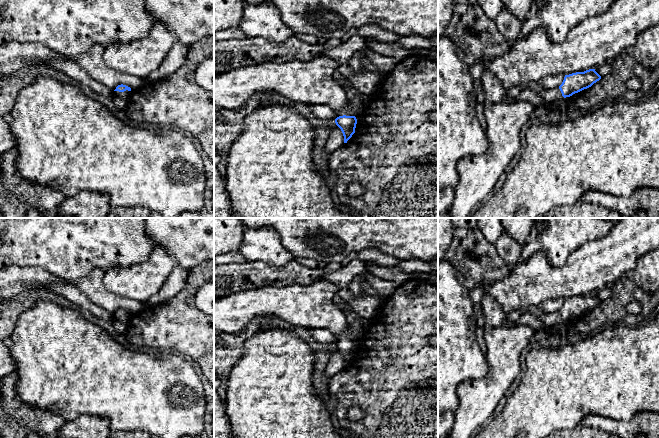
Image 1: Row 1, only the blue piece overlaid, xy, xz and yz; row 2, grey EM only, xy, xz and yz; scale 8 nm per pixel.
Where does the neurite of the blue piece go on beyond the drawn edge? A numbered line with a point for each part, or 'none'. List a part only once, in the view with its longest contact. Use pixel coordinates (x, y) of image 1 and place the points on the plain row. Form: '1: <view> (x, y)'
1: xy (125, 318)

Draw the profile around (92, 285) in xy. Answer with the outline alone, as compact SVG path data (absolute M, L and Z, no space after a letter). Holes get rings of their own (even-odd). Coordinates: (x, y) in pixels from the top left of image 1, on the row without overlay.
M95 268L89 275L74 285L97 306L115 314L118 309L126 309L131 314L141 312L145 303L115 295L104 286L105 270Z

